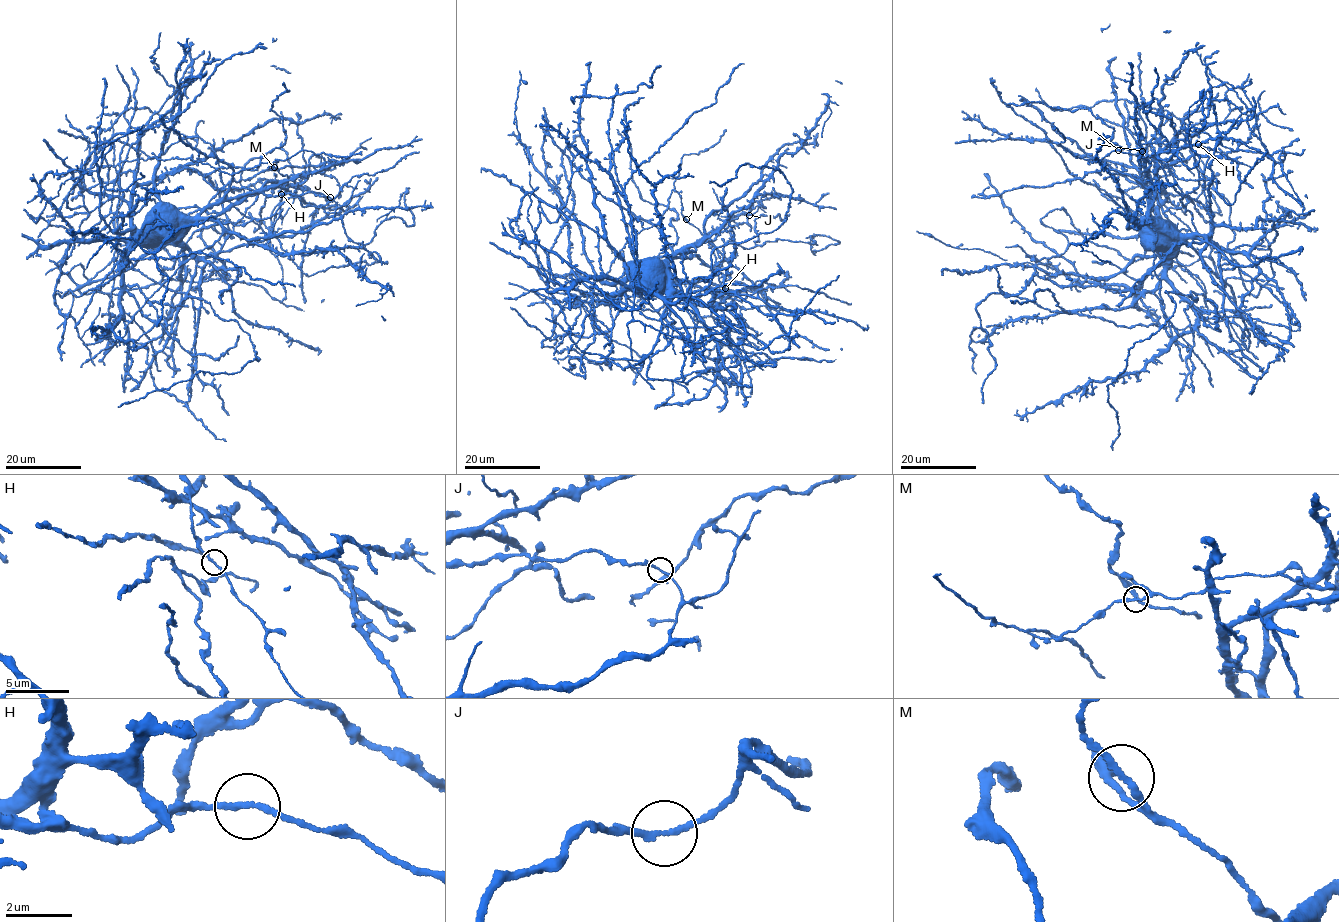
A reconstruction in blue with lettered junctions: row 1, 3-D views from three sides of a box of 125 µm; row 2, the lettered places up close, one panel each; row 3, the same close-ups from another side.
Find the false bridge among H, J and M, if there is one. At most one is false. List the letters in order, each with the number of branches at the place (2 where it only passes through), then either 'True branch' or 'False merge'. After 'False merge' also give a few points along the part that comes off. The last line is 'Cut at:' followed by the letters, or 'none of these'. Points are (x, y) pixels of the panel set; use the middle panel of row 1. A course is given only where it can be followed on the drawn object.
H: Branches: 2. True branch
J: Branches: 2. False merge. Course of the part to remove: (749, 214), (759, 207), (765, 207), (759, 201)
M: Branches: 2. True branch
Cut at: J

